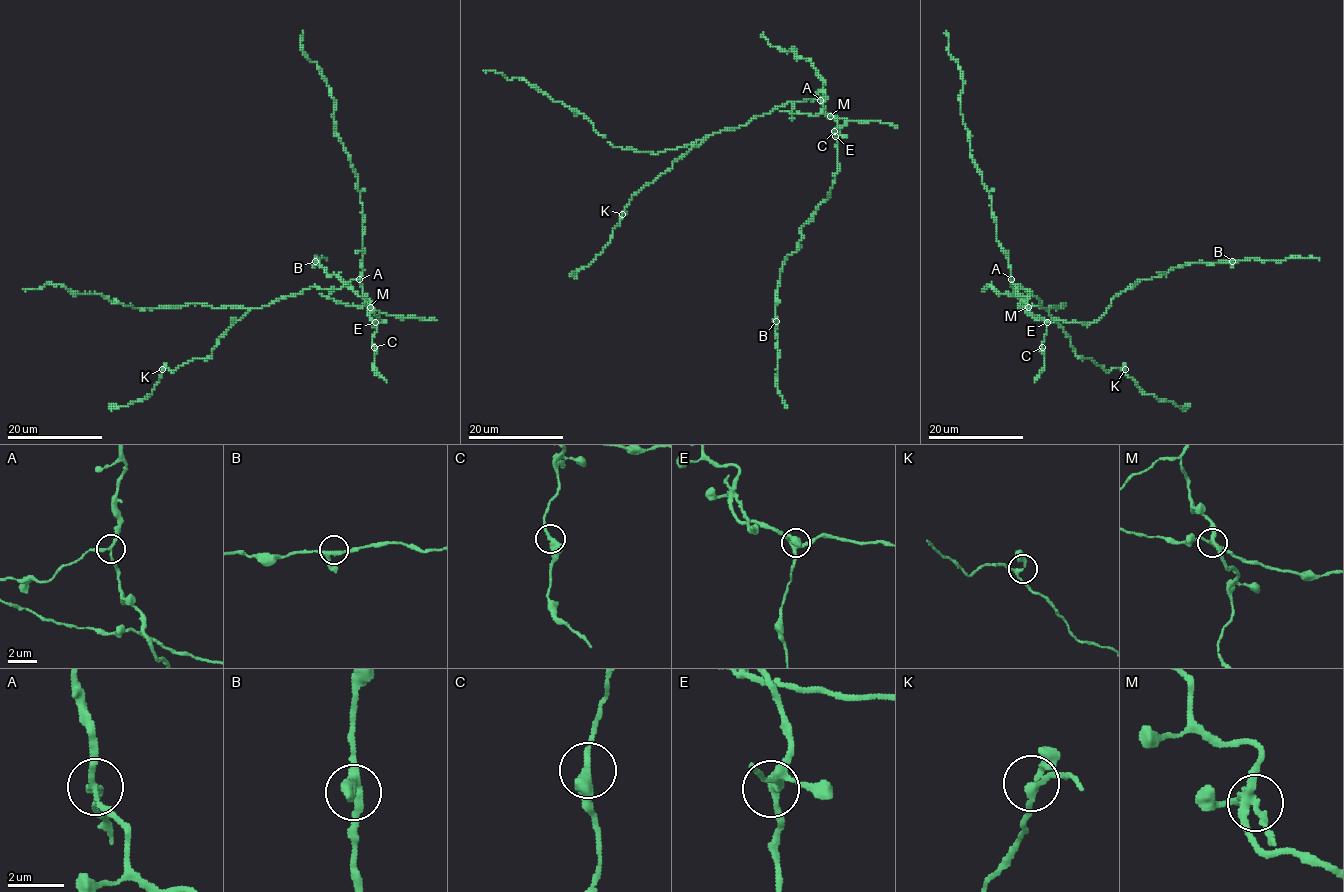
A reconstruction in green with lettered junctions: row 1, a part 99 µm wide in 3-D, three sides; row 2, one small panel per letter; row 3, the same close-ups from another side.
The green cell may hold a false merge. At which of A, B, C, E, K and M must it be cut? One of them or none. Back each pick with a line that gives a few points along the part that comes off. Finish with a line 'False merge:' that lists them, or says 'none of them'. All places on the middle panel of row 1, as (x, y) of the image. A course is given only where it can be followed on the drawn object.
M: (831, 116), (879, 121), (896, 127)
False merge: M

